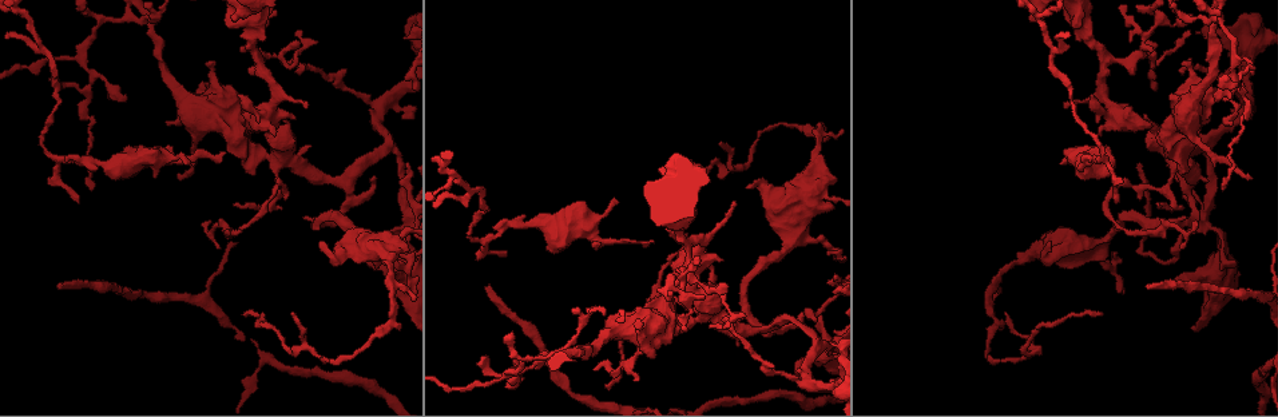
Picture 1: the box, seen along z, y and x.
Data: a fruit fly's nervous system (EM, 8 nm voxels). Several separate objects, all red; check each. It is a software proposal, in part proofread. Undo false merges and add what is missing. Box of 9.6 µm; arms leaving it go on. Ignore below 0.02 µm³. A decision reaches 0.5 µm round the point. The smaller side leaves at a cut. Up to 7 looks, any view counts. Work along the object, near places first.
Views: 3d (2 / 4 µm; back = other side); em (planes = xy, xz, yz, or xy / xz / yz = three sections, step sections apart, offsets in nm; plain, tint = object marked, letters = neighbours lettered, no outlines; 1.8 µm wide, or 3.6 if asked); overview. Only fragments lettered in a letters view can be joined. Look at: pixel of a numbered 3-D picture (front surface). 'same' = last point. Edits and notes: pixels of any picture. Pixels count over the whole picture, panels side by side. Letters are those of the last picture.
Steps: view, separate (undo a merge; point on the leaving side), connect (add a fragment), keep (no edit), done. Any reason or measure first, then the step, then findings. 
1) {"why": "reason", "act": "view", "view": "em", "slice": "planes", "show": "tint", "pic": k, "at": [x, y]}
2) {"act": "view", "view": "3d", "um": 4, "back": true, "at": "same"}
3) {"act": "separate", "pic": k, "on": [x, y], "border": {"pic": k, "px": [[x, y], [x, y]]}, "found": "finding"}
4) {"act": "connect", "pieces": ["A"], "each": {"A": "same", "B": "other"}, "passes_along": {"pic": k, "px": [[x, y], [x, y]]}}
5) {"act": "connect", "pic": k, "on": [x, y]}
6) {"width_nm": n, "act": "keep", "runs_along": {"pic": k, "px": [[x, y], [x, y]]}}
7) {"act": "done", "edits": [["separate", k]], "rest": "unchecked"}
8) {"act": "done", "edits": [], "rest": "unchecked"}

{"why": "arms run side by side", "act": "view", "view": "em", "um": 3.6, "slice": "planes", "show": "letters", "pic": 1, "at": [276, 154]}

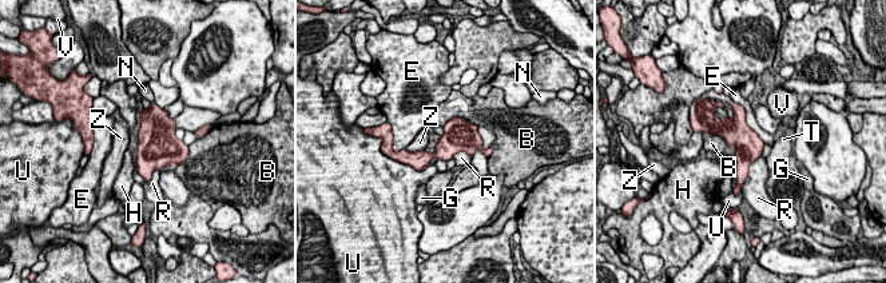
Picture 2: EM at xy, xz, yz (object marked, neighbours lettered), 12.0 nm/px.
{"act": "keep", "each": {"B": "other", "E": "other", "G": "other", "H": "other", "N": "other", "R": "other", "T": "other", "U": "other", "V": "other", "Z": "other"}, "border": {"pic": 2, "px": [[477, 127], [451, 118], [441, 135]]}, "found": "one cell here"}

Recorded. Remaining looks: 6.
{"why": "tapers out", "act": "view", "view": "3d", "um": 4, "pic": 1, "at": [61, 285]}

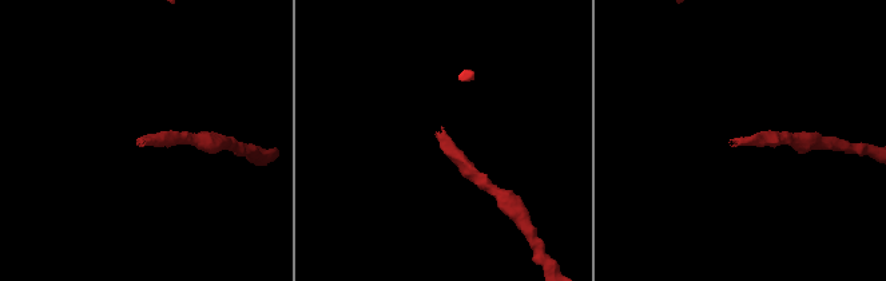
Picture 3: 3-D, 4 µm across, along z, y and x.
{"act": "view", "view": "em", "slice": "xz", "step": 8, "show": "letters", "pic": 3, "at": [139, 140]}

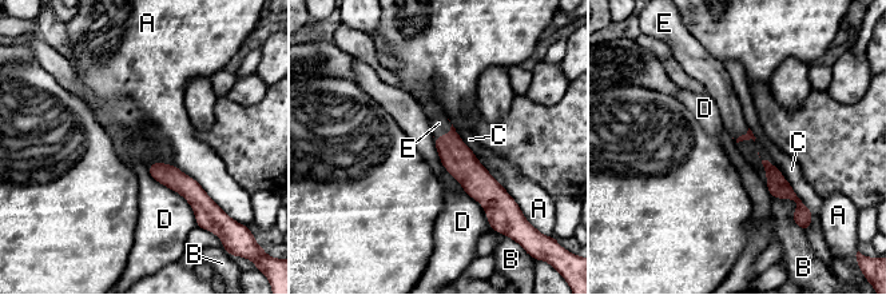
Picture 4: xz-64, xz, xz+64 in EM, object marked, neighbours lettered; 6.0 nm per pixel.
{"act": "connect", "pieces": ["E"], "each": {"A": "other", "B": "other", "C": "other", "D": "other", "E": "same"}, "found": "it goes on there"}

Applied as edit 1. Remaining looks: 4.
{"why": "looks like a crossing", "act": "view", "view": "3d", "um": 4, "pic": 1, "at": [150, 28]}

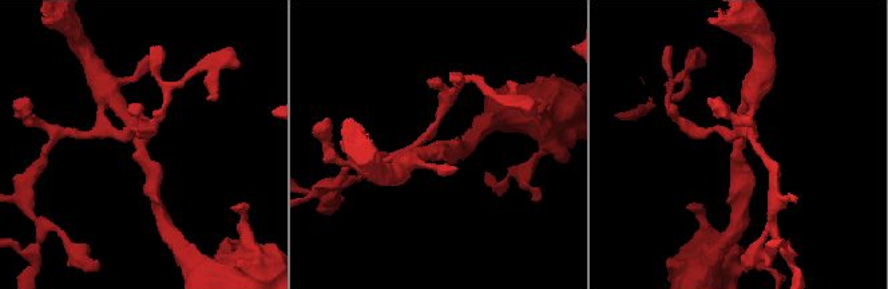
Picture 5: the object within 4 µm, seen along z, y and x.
{"arms": 4, "act": "view", "view": "em", "slice": "xy", "step": 16, "show": "tint", "pic": 5, "at": [137, 146]}

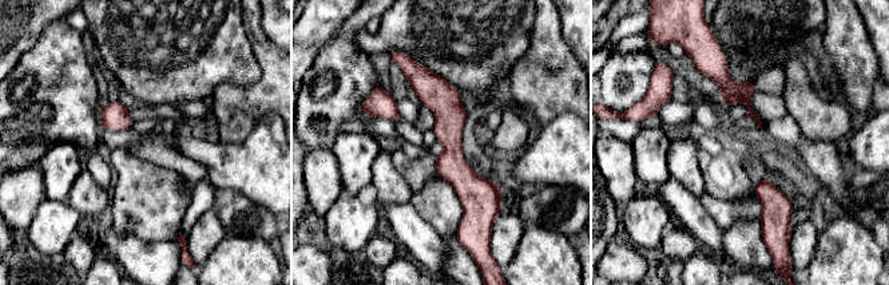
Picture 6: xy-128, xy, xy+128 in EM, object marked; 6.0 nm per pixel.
{"why": "another direction", "act": "view", "view": "em", "slice": "planes", "show": "letters", "at": "same"}

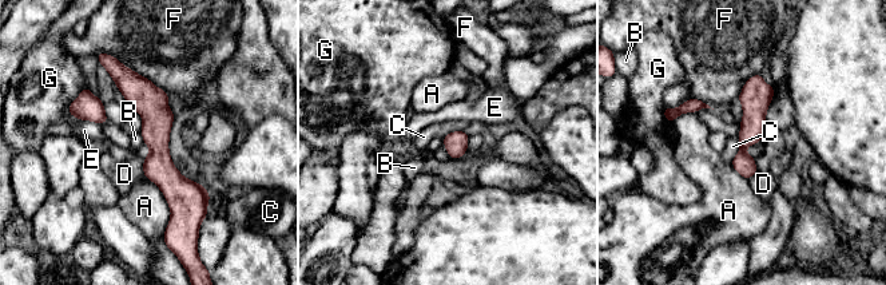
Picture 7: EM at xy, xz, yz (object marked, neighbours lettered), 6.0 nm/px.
{"act": "keep", "each": {"A": "other", "B": "other", "C": "other", "D": "other", "E": "other", "F": "other", "G": "other"}, "found": "one cell here"}

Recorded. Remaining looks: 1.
{"act": "done", "edits": [["connect", 4]], "rest": "unchecked"}

